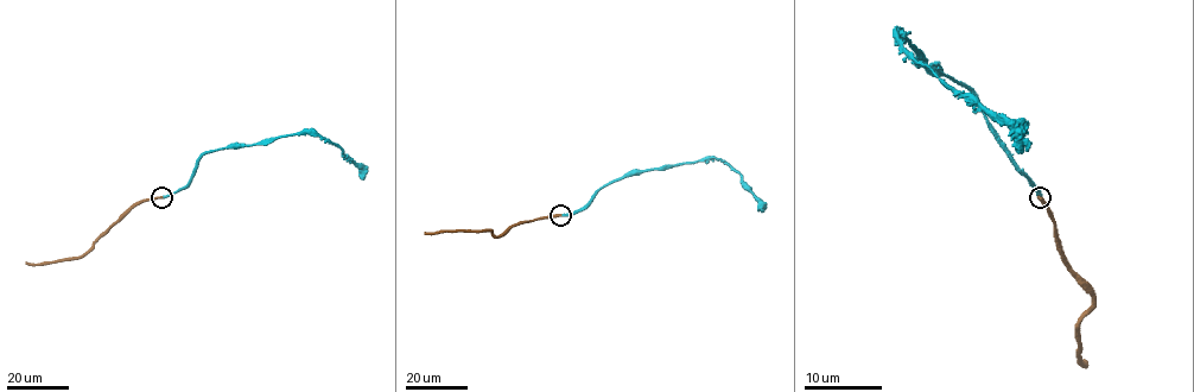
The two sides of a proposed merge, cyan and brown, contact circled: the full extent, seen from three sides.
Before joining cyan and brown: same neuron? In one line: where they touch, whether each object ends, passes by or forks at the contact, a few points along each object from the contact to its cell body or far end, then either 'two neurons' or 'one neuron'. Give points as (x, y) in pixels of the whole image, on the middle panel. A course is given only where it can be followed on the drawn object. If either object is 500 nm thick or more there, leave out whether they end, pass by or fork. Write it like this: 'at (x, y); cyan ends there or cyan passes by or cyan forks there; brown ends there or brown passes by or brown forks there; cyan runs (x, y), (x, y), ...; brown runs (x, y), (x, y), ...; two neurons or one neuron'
at (560, 215); cyan ends there; brown ends there; cyan runs (560, 215), (580, 209), (605, 184), (624, 177), (705, 158), (717, 158), (734, 169), (761, 210); brown runs (560, 215), (520, 221), (499, 236), (490, 231), (424, 233); one neuron

